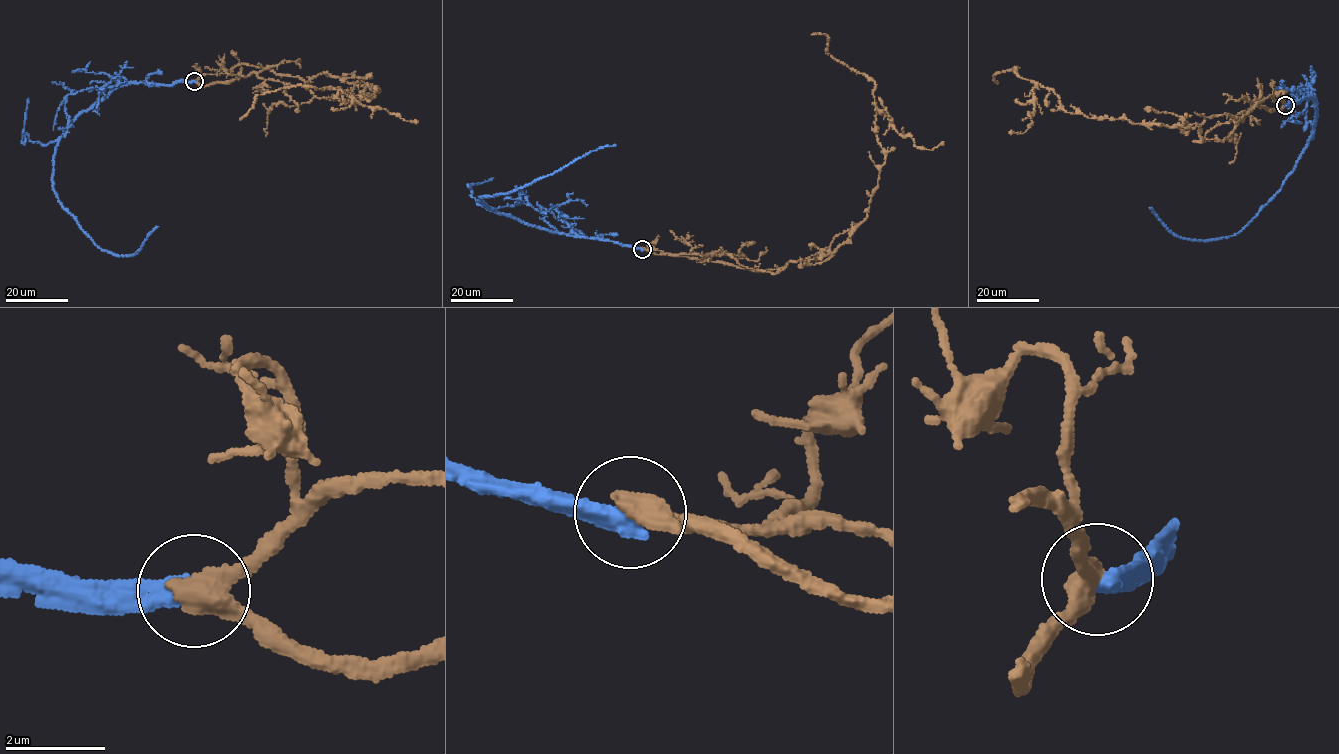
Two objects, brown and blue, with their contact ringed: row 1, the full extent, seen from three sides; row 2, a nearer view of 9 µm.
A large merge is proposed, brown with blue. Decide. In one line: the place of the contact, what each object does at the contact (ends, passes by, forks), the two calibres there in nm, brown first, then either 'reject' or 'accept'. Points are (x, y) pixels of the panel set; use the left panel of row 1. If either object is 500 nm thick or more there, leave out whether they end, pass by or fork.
(194, 81) | brown passes by | blue ends | 420/440 nm | reject

